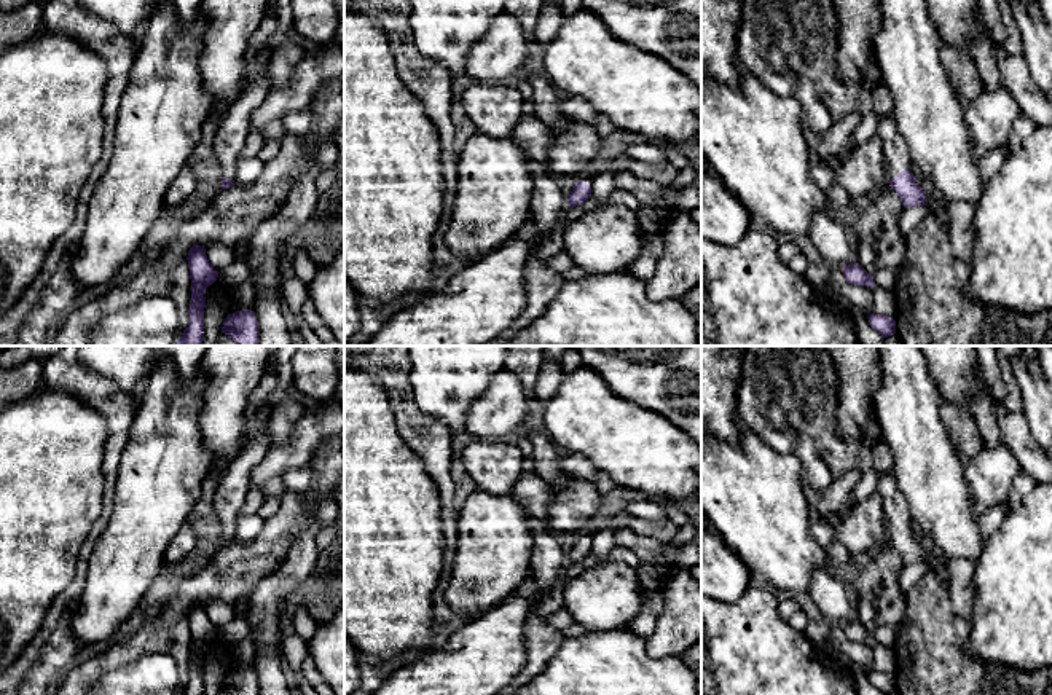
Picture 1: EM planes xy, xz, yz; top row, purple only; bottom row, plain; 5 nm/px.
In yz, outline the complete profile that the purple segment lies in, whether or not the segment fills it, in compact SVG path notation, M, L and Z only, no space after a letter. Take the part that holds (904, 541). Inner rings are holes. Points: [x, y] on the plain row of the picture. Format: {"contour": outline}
{"contour": "M891 470L878 477L877 491L881 496L886 516L886 537L899 552L904 564L926 563L926 550L917 539L917 532L910 529L912 515L904 494L897 486L897 478Z"}

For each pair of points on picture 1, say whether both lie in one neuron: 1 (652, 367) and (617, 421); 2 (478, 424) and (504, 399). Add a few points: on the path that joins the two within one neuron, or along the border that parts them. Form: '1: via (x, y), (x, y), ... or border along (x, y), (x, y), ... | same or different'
1: border along (601, 376), (614, 392), (655, 410), (663, 418) | different
2: via (485, 418), (498, 405) | same

